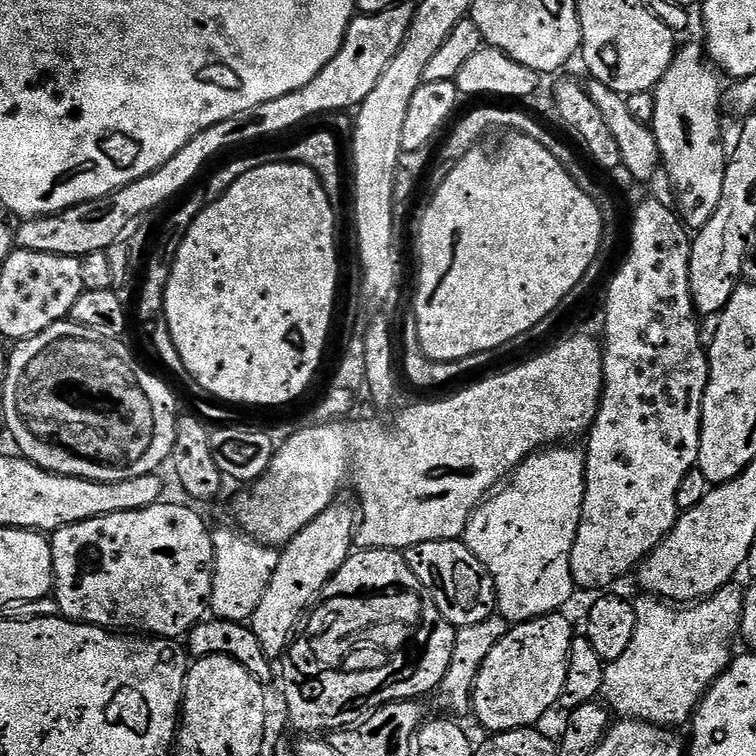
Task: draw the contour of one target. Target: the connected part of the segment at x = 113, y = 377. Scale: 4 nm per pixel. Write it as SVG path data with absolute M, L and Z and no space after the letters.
M70 318L57 321L48 329L42 330L36 336L21 340L9 351L6 382L2 385L4 392L4 424L17 444L19 455L46 471L55 475L73 476L78 479L97 480L100 483L122 482L124 479L138 478L139 475L159 473L160 467L169 463L174 446L174 430L178 419L176 412L176 396L168 389L164 380L159 380L152 372L147 372L136 361L136 356L124 345L123 339L114 336L103 336L98 330L90 330L86 326L78 326Z

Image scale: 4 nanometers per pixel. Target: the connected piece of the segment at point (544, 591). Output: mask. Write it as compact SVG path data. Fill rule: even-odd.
M548 446L525 458L507 483L473 512L462 537L491 574L499 615L512 626L561 611L574 593L570 554L582 518L586 462L581 449L568 447Z

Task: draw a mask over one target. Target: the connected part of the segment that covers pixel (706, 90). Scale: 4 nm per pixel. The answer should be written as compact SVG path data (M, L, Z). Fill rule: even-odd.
M688 44L677 51L666 74L654 89L654 114L650 129L657 140L663 171L668 171L672 192L676 195L675 211L689 230L705 226L718 208L723 178L729 157L720 141L722 97L726 91L721 73L707 51Z

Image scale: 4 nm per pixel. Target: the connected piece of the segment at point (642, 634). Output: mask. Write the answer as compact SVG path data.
M736 582L728 584L725 588L719 588L707 600L687 606L673 606L651 595L641 595L641 600L635 601L636 625L634 638L630 638L630 646L626 646L622 658L605 663L604 681L600 691L603 703L620 718L661 726L687 725L702 697L734 659L732 639L736 640L740 631L745 591L738 585Z

